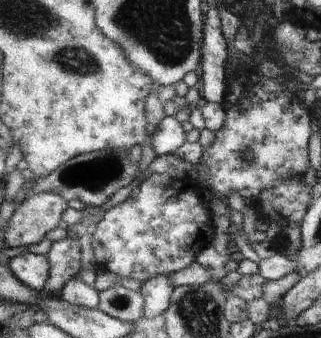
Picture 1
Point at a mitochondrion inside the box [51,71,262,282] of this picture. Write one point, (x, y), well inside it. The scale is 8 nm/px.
(95, 174)

